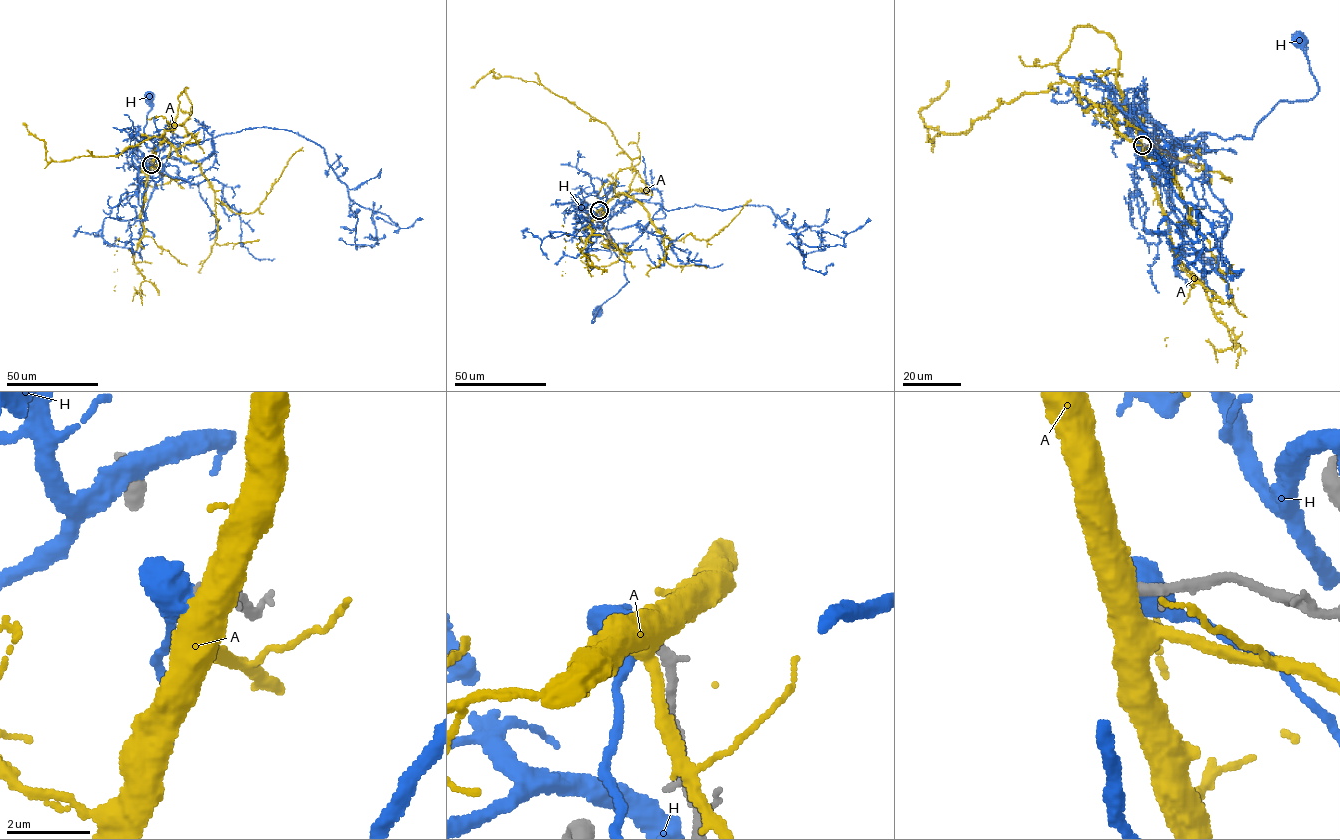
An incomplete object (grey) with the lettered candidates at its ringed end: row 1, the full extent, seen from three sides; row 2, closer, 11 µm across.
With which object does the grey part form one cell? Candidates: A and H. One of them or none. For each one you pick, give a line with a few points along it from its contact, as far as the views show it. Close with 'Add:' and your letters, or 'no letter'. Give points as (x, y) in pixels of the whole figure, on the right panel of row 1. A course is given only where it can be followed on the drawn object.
Add: no letter

